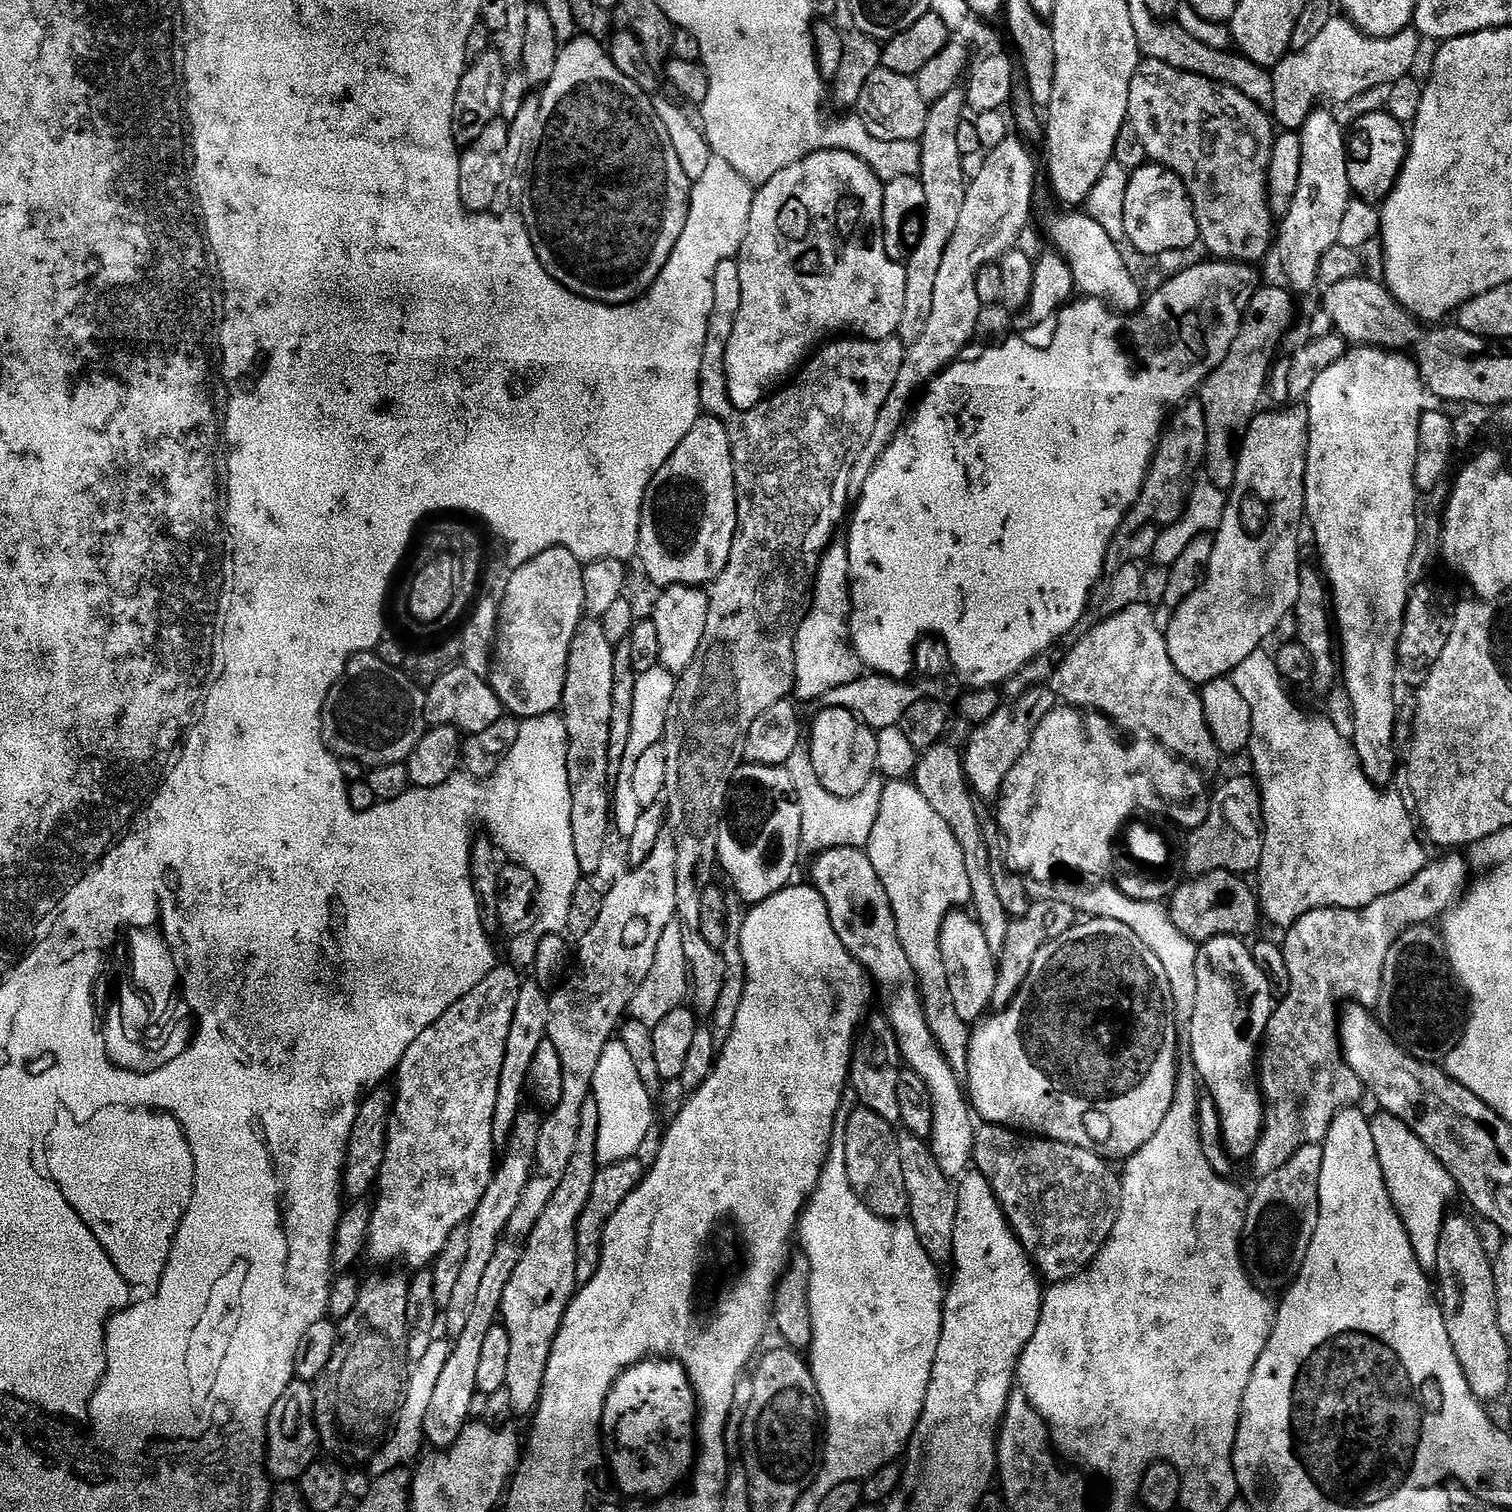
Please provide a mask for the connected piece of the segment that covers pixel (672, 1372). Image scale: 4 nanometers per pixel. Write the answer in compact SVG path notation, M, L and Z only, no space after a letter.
M649 1358L626 1369L614 1382L604 1403L600 1419L602 1440L606 1445L606 1460L612 1463L612 1476L617 1486L630 1498L663 1499L678 1481L691 1471L698 1448L696 1443L696 1392L686 1370L671 1358Z

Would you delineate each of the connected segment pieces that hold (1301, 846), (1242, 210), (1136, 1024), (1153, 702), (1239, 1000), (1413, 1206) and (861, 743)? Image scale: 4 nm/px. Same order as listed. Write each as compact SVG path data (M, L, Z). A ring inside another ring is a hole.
M1257 650L1254 654L1250 654L1250 658L1242 658L1242 662L1238 662L1238 666L1230 673L1230 679L1234 690L1238 690L1238 694L1242 694L1242 702L1246 702L1250 711L1246 756L1252 759L1253 773L1251 772L1251 775L1260 792L1264 845L1258 869L1258 877L1260 876L1258 903L1265 921L1269 920L1274 927L1280 928L1279 930L1287 930L1294 922L1298 922L1298 918L1302 918L1302 914L1312 912L1315 908L1365 908L1370 906L1370 902L1382 898L1382 894L1394 894L1394 890L1398 890L1398 886L1406 886L1406 882L1410 882L1410 878L1417 876L1430 863L1430 856L1424 853L1423 846L1416 841L1418 828L1413 817L1403 806L1401 793L1381 790L1366 778L1366 774L1360 768L1360 756L1350 743L1349 737L1347 735L1340 736L1339 730L1330 721L1323 720L1320 716L1307 716L1306 713L1292 708L1287 694L1284 693L1285 685L1281 681L1278 670L1270 663L1269 653Z
M1141 59L1140 64L1136 67L1136 73L1132 76L1130 82L1130 96L1128 98L1128 119L1127 123L1134 130L1138 130L1138 138L1142 138L1142 146L1146 146L1146 154L1149 161L1162 165L1163 168L1169 168L1182 182L1188 191L1188 197L1194 210L1196 225L1200 231L1199 243L1204 244L1204 248L1209 252L1209 257L1226 260L1229 262L1257 262L1268 252L1268 243L1273 243L1274 228L1272 224L1273 209L1270 207L1270 197L1268 195L1268 183L1266 173L1268 170L1268 161L1272 156L1272 145L1274 143L1273 121L1269 113L1261 105L1255 104L1246 94L1234 90L1225 84L1219 84L1213 80L1207 80L1205 76L1195 76L1193 72L1186 72L1180 68L1170 66L1161 60Z
M1091 918L1083 922L1073 924L1070 930L1066 930L1066 934L1042 945L1038 954L1034 954L1030 974L1006 1007L985 1015L971 1029L968 1038L966 1096L970 1101L971 1111L979 1119L981 1116L984 1124L999 1124L1002 1128L1019 1130L1037 1138L1066 1142L1070 1146L1090 1150L1109 1162L1123 1162L1142 1146L1146 1146L1146 1142L1150 1142L1150 1138L1154 1136L1154 1130L1162 1124L1162 1118L1166 1116L1176 1089L1178 1063L1176 1064L1175 1050L1164 1041L1164 992L1160 989L1162 973L1156 959L1150 955L1144 943L1120 922Z
M1137 602L1091 625L1057 666L1050 688L1057 701L1081 710L1093 708L1124 728L1137 728L1193 768L1205 770L1222 753L1206 726L1200 692L1174 668L1152 608L1151 603Z
M1216 936L1212 940L1203 941L1196 950L1196 1001L1192 1004L1192 1025L1188 1028L1188 1044L1192 1047L1191 1067L1195 1068L1197 1077L1202 1081L1206 1092L1209 1092L1211 1103L1216 1105L1216 1113L1220 1116L1220 1139L1231 1159L1233 1161L1251 1157L1256 1142L1260 1138L1260 1130L1264 1126L1264 1106L1262 1097L1257 1084L1258 1076L1258 1045L1261 1043L1265 1029L1268 1028L1268 1020L1272 1017L1274 1011L1274 999L1270 994L1270 986L1267 984L1267 978L1263 976L1262 970L1255 965L1249 945L1239 936Z
M1381 1111L1379 1115L1373 1115L1370 1123L1392 1206L1404 1224L1420 1267L1425 1270L1435 1269L1440 1230L1450 1212L1448 1203L1458 1196L1456 1183L1442 1162L1438 1162L1438 1158L1426 1150L1424 1143L1401 1120L1386 1111Z
M827 706L821 709L812 720L812 737L806 744L820 786L830 790L830 794L838 794L838 798L850 798L869 791L871 784L868 783L878 772L876 732L850 710Z

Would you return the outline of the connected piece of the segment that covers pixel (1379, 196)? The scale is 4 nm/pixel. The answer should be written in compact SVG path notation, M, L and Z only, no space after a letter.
M1387 111L1368 112L1352 124L1352 132L1347 133L1348 177L1353 193L1361 200L1383 201L1400 176L1400 167L1408 155L1409 137L1405 125L1397 122Z

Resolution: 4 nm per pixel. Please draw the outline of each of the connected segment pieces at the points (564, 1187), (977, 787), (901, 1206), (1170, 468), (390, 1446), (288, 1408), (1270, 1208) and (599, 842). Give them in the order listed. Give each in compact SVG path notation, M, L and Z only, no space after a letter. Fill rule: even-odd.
M591 1096L582 1106L582 1126L578 1126L578 1146L574 1158L566 1166L566 1174L554 1198L542 1210L542 1218L523 1241L520 1261L510 1274L506 1292L502 1294L500 1316L502 1327L510 1336L510 1362L506 1369L504 1388L510 1394L513 1417L531 1417L540 1403L546 1362L552 1353L552 1343L560 1329L568 1303L578 1291L576 1283L576 1227L578 1218L590 1198L594 1178L598 1171L596 1147L598 1146L598 1102Z
M1028 687L1021 696L1001 703L1000 709L986 718L986 722L971 729L972 737L969 738L968 745L962 748L964 777L968 779L968 787L981 801L995 801L1001 795L1004 778L1017 758L1028 748L1032 731L1046 714L1052 712L1054 704L1050 699L1049 689L1044 688Z
M856 1106L856 1109L848 1116L848 1121L844 1124L844 1165L850 1186L854 1194L866 1205L875 1216L880 1216L884 1220L895 1220L903 1217L908 1211L908 1195L902 1182L902 1162L898 1162L898 1136L893 1125L888 1124L869 1108Z
M1185 403L1167 421L1164 431L1160 434L1156 452L1152 455L1152 463L1148 467L1148 475L1145 476L1144 484L1136 494L1135 503L1129 508L1128 513L1124 515L1124 521L1120 524L1121 533L1132 533L1147 524L1167 526L1176 523L1181 517L1186 503L1186 493L1190 488L1189 481L1184 481L1188 476L1188 463L1191 462L1192 455L1199 448L1201 451L1205 444L1204 411L1199 403Z
M436 1338L421 1360L411 1365L406 1376L404 1398L398 1415L395 1417L394 1427L391 1429L388 1439L385 1440L384 1447L370 1461L371 1475L373 1477L385 1476L386 1473L407 1465L409 1463L407 1460L414 1459L413 1461L415 1461L421 1455L421 1453L419 1454L420 1444L425 1443L424 1423L426 1422L426 1409L430 1407L430 1398L438 1387L438 1377L446 1367L446 1358L450 1358L452 1353L452 1344L447 1339L444 1340Z
M293 1379L292 1384L274 1402L274 1410L268 1415L268 1446L266 1449L266 1471L273 1481L296 1482L300 1475L317 1463L320 1435L316 1432L316 1394L307 1380Z
M1311 1144L1310 1146L1302 1146L1291 1156L1287 1162L1282 1166L1278 1166L1278 1170L1274 1170L1270 1174L1259 1177L1256 1189L1253 1190L1252 1196L1247 1197L1246 1207L1244 1209L1244 1231L1242 1233L1242 1243L1240 1245L1240 1255L1244 1261L1245 1269L1250 1273L1251 1279L1254 1281L1257 1288L1265 1294L1273 1294L1272 1292L1279 1293L1281 1290L1287 1289L1288 1285L1295 1280L1300 1272L1302 1262L1306 1258L1306 1250L1310 1246L1310 1242L1314 1238L1314 1230L1318 1222L1318 1178L1322 1174L1322 1147L1320 1144Z
M584 618L581 619L578 630L572 639L570 646L570 654L568 655L568 673L566 674L566 682L564 683L564 703L562 705L562 715L564 717L564 725L566 726L566 734L568 735L568 753L566 754L566 774L570 782L570 830L574 833L574 854L578 858L578 866L581 873L585 877L592 878L597 875L596 871L604 864L604 851L608 848L608 835L614 832L614 796L610 791L610 780L608 784L608 771L610 765L610 706L614 698L614 658L616 657L614 646L606 638L606 633L602 631L599 619Z

